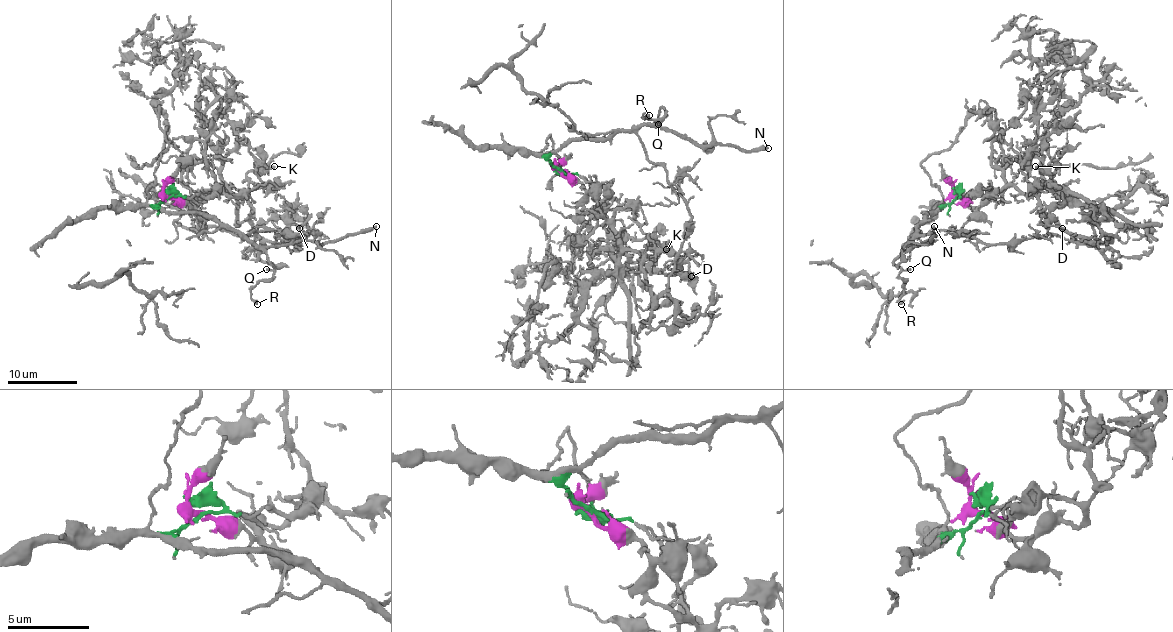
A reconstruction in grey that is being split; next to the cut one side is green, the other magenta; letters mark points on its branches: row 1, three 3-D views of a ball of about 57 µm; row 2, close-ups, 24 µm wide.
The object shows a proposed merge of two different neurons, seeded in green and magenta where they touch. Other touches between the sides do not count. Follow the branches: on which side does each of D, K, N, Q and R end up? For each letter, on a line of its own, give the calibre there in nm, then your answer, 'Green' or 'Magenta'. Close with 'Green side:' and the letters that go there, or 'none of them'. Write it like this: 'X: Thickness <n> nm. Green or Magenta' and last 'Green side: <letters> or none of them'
D: Thickness 150 nm. Magenta
K: Thickness 160 nm. Magenta
N: Thickness 280 nm. Green
Q: Thickness 130 nm. Green
R: Thickness 220 nm. Green
Green side: N, Q, R

